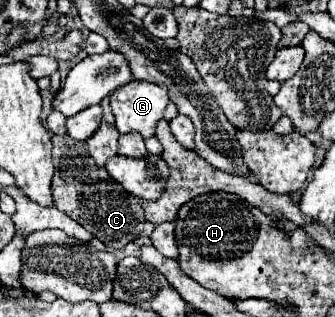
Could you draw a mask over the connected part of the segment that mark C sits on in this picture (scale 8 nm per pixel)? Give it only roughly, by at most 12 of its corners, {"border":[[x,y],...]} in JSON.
{"border":[[53,140],[55,208],[111,248],[143,230],[141,202],[85,146]]}

